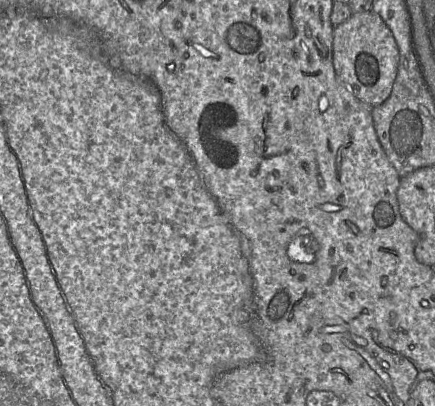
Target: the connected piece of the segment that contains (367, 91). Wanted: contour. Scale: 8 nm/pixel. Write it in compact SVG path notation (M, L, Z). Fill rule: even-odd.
M375 12L353 14L333 31L333 67L338 79L361 102L375 107L389 97L397 76L399 51L391 30Z

